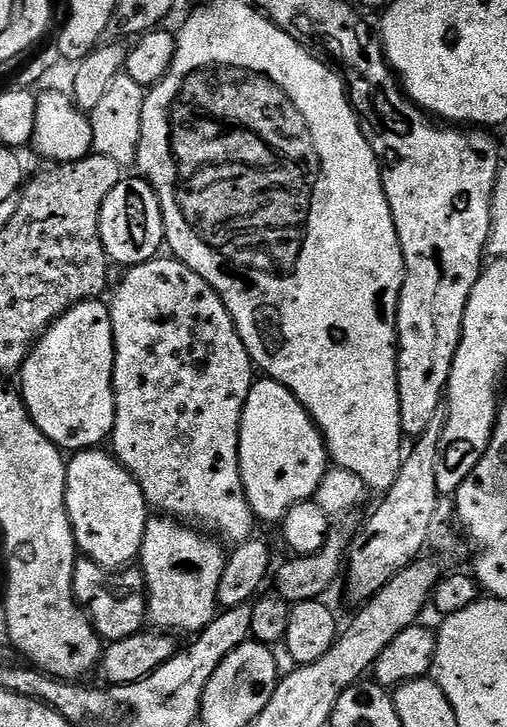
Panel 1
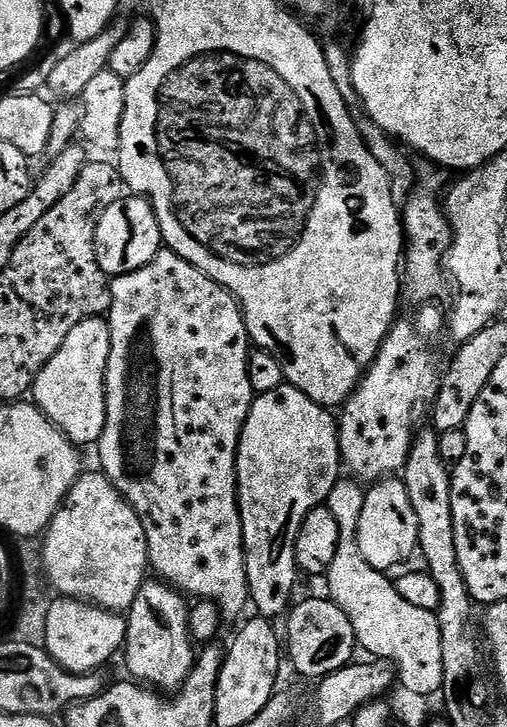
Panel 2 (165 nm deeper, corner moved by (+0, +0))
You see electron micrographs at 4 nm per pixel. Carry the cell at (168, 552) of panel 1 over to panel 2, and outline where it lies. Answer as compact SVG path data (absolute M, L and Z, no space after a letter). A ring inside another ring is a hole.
M159 578L145 579L144 585L138 590L138 598L134 598L131 608L126 613L128 638L122 649L122 660L124 656L124 664L128 667L128 672L132 675L129 677L133 681L164 694L175 693L176 689L184 685L190 670L196 665L198 655L197 649L188 635L189 607L189 601L171 584Z

